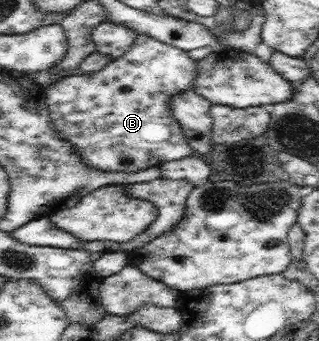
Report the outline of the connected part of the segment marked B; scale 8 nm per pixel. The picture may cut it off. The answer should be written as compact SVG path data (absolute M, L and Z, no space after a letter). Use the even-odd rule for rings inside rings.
M138 34L130 49L96 73L74 73L46 88L46 105L57 132L68 140L87 166L105 172L137 172L160 163L196 155L180 124L172 117L169 103L177 93L193 89L197 62L187 51L146 34Z

